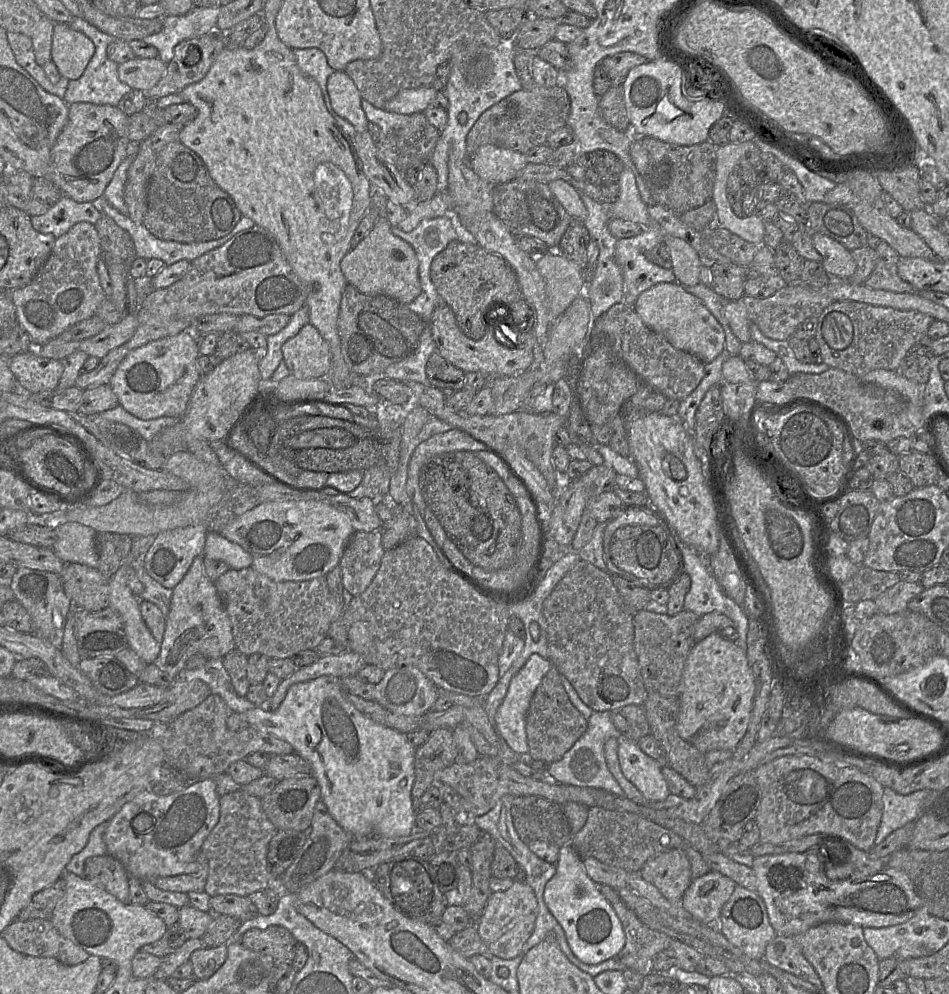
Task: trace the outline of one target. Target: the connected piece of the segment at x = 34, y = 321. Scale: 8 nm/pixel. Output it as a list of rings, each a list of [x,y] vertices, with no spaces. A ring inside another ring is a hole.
[[[85,221],[78,222],[56,238],[48,259],[31,282],[9,292],[17,322],[29,335],[33,346],[54,339],[72,325],[92,317],[107,298],[97,272],[101,253],[95,226]]]

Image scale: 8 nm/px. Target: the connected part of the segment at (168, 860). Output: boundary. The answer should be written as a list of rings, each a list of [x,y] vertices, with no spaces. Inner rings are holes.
[[[213,778],[203,779],[168,796],[142,791],[109,820],[103,834],[107,854],[119,860],[131,877],[142,882],[153,884],[160,877],[194,873],[195,856],[219,820],[219,798]],[[139,814],[146,819],[151,817],[151,827],[144,833],[132,828],[132,819]]]

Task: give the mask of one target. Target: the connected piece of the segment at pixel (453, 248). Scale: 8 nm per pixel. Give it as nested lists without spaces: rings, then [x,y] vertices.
[[[459,239],[451,241],[433,258],[430,277],[437,293],[452,309],[458,326],[472,340],[480,340],[486,332],[486,327],[490,324],[494,326],[494,323],[489,321],[489,313],[496,312],[498,307],[509,306],[522,298],[517,276],[512,267],[503,257],[482,248],[477,243],[462,242]]]

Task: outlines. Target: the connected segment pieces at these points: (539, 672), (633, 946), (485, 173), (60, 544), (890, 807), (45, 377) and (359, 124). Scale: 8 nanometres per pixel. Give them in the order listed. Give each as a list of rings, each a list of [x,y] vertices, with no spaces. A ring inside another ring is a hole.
[[[537,653],[530,655],[524,666],[512,677],[505,698],[495,714],[495,730],[518,754],[529,753],[526,733],[527,712],[537,687],[552,665],[549,659],[545,659]]]
[[[600,885],[599,890],[614,909],[625,933],[625,945],[615,958],[626,969],[636,970],[643,976],[647,975],[652,971],[652,957],[669,948],[672,938],[643,924],[623,903],[617,890],[607,885]]]
[[[493,145],[481,146],[469,161],[471,169],[482,180],[491,185],[505,183],[516,178],[517,173],[527,164],[525,153],[499,148]]]
[[[77,522],[53,524],[56,542],[52,549],[65,564],[83,564],[98,568],[98,533],[91,527]]]
[[[884,787],[883,791],[883,814],[875,844],[881,843],[895,830],[915,822],[923,813],[923,800],[932,790],[918,790],[907,795],[898,794],[889,787]]]
[[[32,350],[8,359],[17,387],[28,394],[53,391],[63,373],[61,360],[37,356]]]
[[[334,71],[327,80],[327,92],[333,110],[353,125],[356,132],[367,130],[368,121],[361,107],[361,96],[344,71]]]

